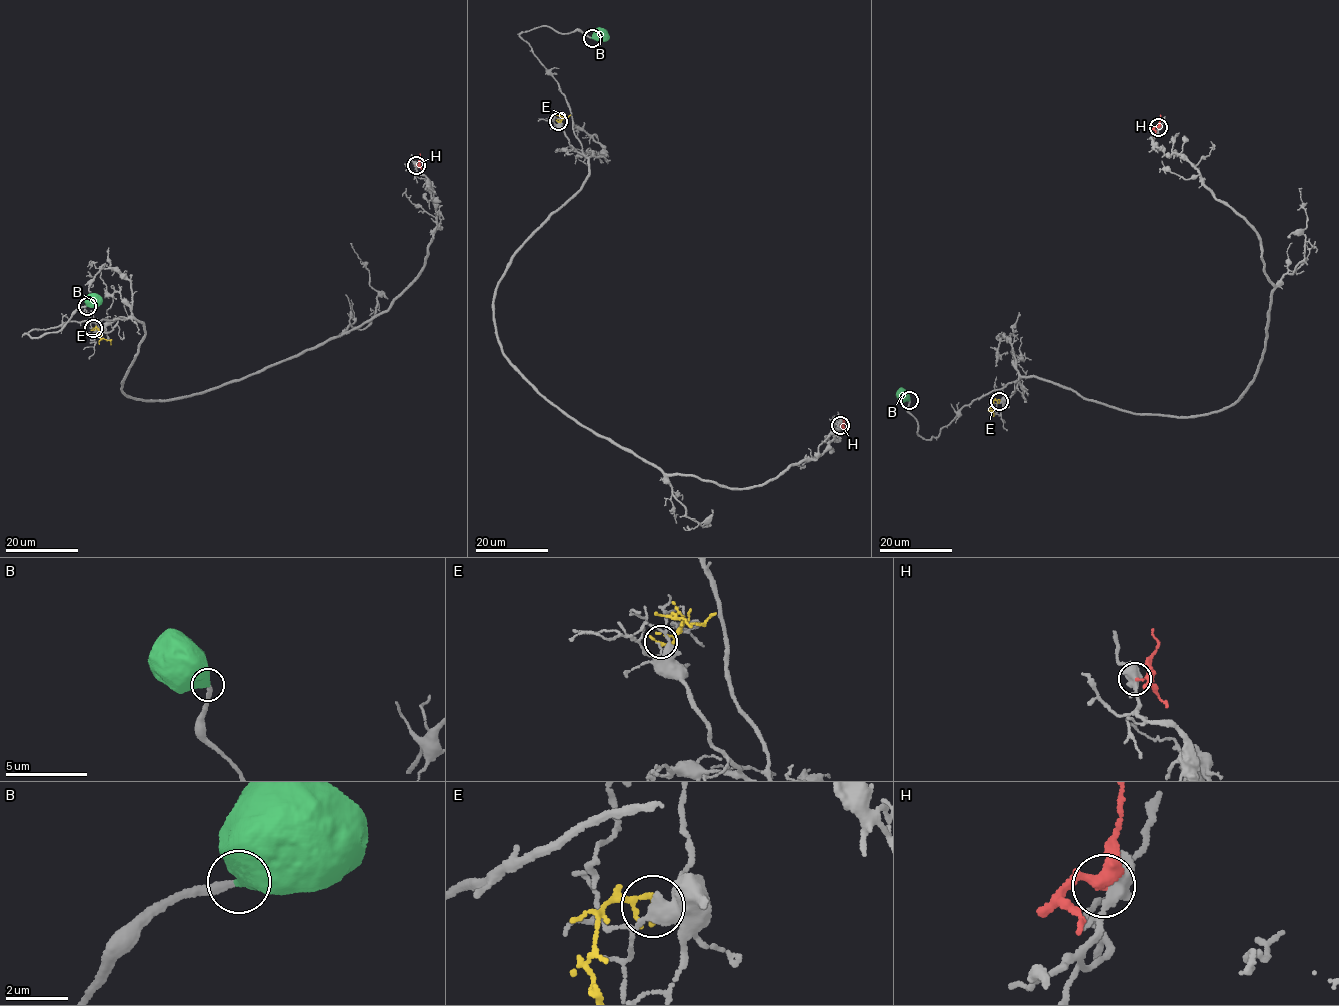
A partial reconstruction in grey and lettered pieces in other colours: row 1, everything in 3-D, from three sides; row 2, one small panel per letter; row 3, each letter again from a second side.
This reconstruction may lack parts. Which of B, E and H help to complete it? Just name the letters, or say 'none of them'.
B

